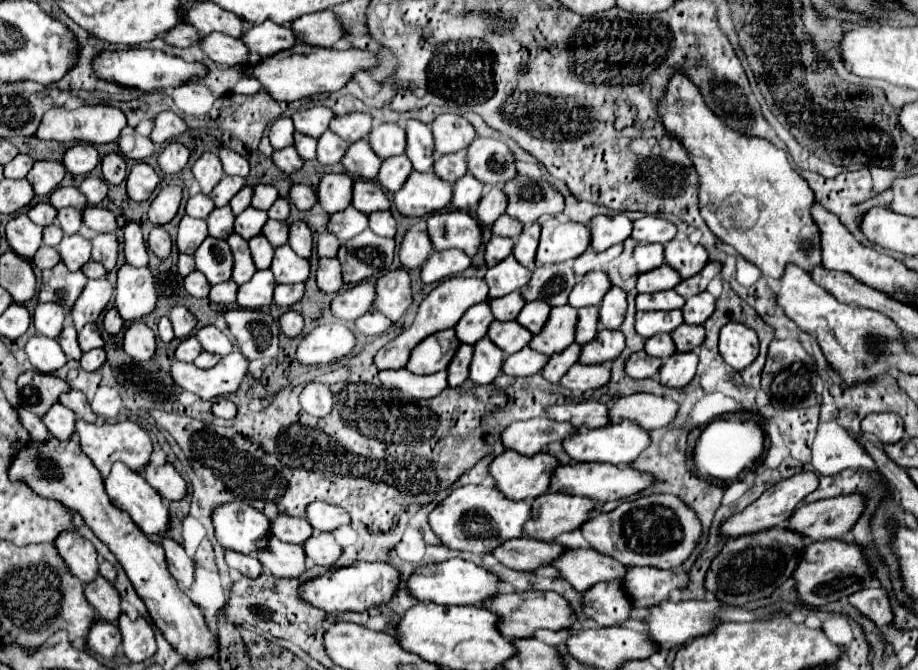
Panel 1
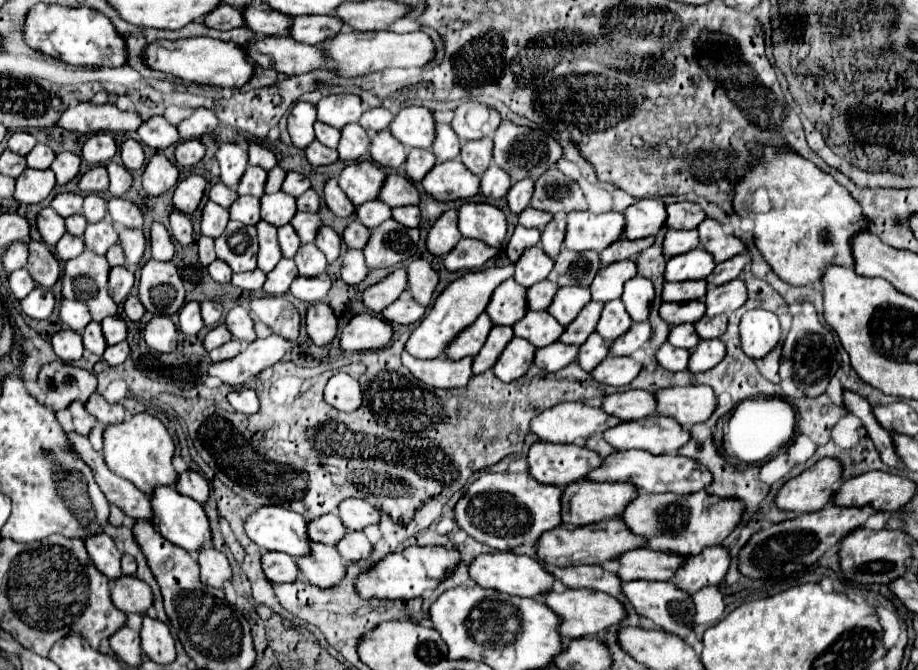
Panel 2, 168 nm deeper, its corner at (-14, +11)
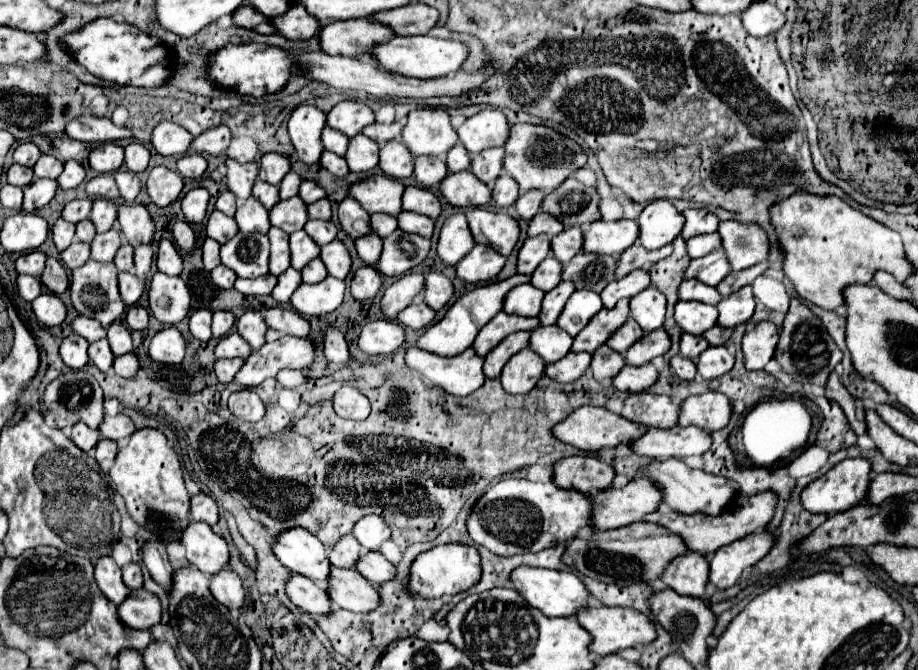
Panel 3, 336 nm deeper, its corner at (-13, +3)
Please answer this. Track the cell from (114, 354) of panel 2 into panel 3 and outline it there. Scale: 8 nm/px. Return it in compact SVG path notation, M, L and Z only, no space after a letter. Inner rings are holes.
M129 352L125 356L115 358L113 370L115 370L115 374L119 374L123 378L133 378L137 374L137 370L139 370L139 360L137 360L137 356L133 352Z

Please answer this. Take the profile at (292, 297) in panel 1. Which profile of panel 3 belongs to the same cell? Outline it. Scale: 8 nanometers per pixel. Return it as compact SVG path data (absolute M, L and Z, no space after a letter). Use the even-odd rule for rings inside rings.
M327 276L323 282L317 284L301 284L293 296L291 304L297 312L307 316L321 316L333 312L345 294L345 282Z

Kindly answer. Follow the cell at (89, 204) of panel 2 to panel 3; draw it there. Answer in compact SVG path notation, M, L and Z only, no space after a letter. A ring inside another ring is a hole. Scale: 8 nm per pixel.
M97 198L93 202L93 210L91 210L89 218L93 220L97 232L107 232L107 230L111 230L113 222L117 220L117 204L111 200Z

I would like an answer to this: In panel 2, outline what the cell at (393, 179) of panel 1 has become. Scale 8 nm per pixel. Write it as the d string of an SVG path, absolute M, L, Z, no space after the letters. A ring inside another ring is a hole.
M414 148L414 150L410 150L410 154L406 158L404 172L412 182L420 182L428 174L428 170L434 166L434 162L436 162L436 156L430 150Z

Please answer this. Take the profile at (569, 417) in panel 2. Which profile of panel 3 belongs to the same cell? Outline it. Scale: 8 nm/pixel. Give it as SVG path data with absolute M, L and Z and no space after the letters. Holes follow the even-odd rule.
M581 406L569 418L565 418L563 422L559 422L553 428L553 434L559 440L563 440L579 450L585 450L585 452L599 452L601 448L615 448L619 444L629 444L629 442L633 444L633 440L641 438L645 432L647 432L647 426L625 420L623 416L613 414L603 406Z

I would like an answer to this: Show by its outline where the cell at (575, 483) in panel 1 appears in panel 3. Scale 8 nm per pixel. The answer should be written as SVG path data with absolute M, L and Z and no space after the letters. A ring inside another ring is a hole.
M669 458L663 462L653 462L645 466L643 476L651 478L655 484L659 484L659 490L663 492L663 502L669 504L673 510L679 510L681 514L709 514L709 516L719 516L727 506L735 500L737 496L737 484L733 484L727 478L707 474L703 470L691 470L683 460L679 458Z

